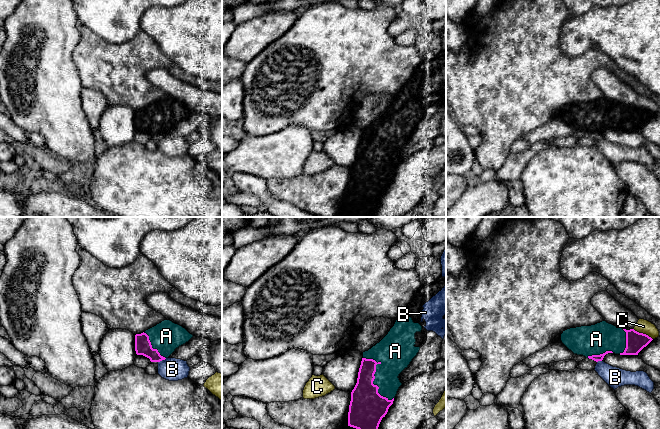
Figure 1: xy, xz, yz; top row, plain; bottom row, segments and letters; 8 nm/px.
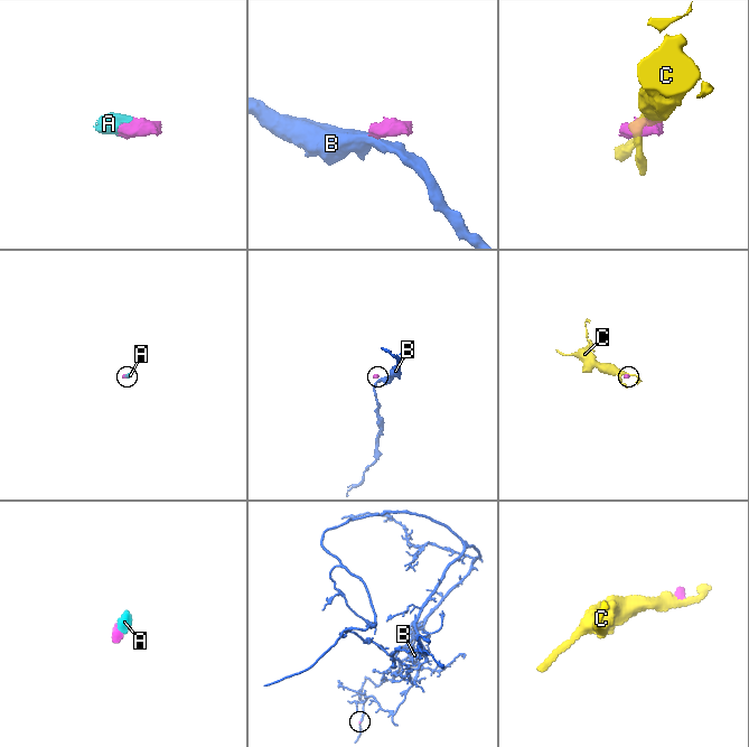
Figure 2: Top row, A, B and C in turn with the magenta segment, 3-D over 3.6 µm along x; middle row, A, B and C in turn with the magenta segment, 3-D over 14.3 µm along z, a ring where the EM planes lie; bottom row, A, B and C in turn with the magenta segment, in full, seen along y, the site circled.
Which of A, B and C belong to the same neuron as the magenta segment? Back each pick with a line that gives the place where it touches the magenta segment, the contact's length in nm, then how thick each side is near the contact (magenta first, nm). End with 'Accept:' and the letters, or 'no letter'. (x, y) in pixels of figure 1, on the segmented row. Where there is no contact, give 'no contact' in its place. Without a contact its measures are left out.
A: contact xz (374, 378); length 420 nm; calibres 300 and 260 nm
Accept: A

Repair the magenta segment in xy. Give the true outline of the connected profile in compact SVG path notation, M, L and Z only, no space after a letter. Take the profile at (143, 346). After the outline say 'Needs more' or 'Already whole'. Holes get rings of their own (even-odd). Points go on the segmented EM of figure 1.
M164 320L156 326L135 335L135 351L151 362L160 362L168 358L176 348L193 337L185 328Z. Needs more

